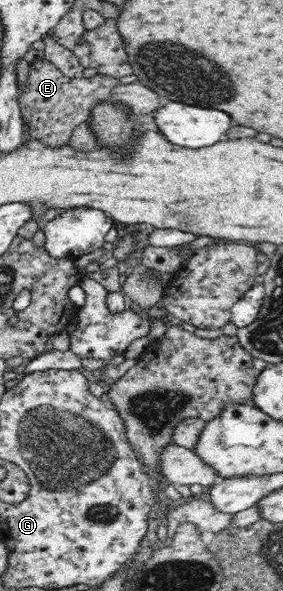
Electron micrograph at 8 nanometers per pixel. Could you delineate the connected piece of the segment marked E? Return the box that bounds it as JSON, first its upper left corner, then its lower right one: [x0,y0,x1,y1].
[16,59,119,147]

